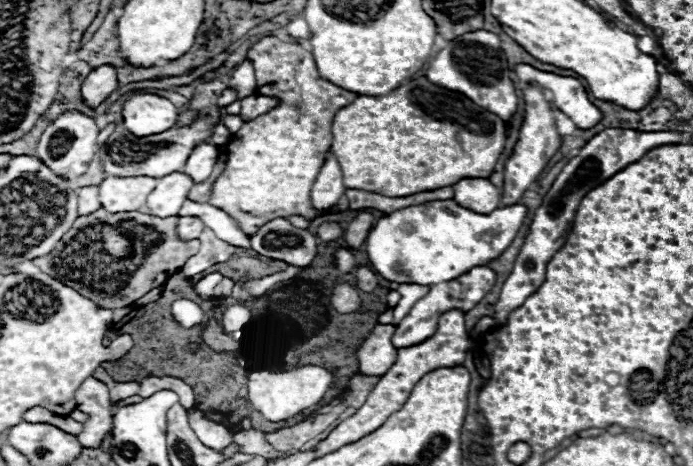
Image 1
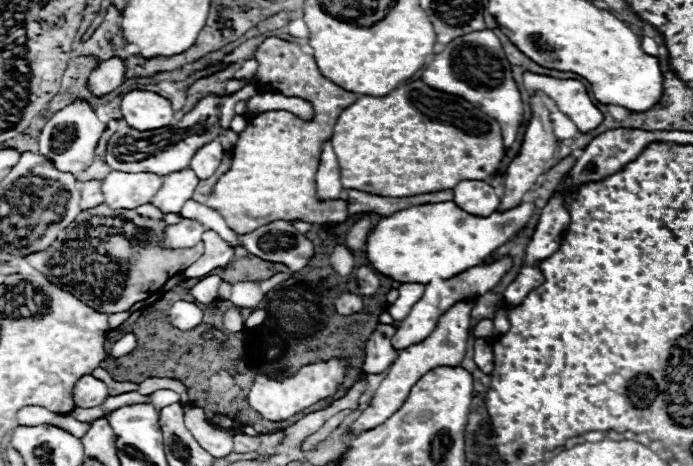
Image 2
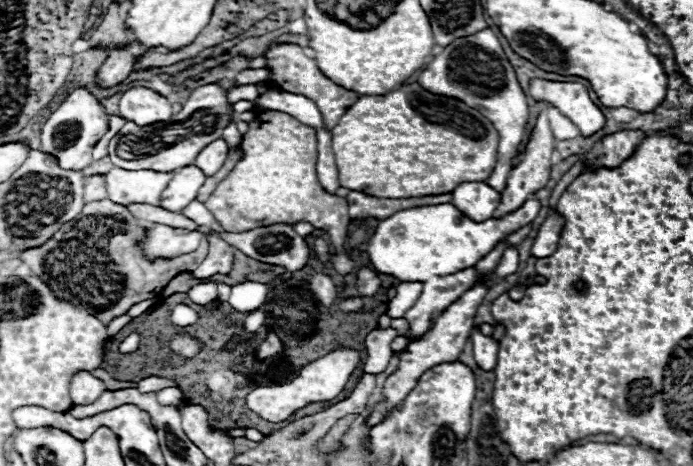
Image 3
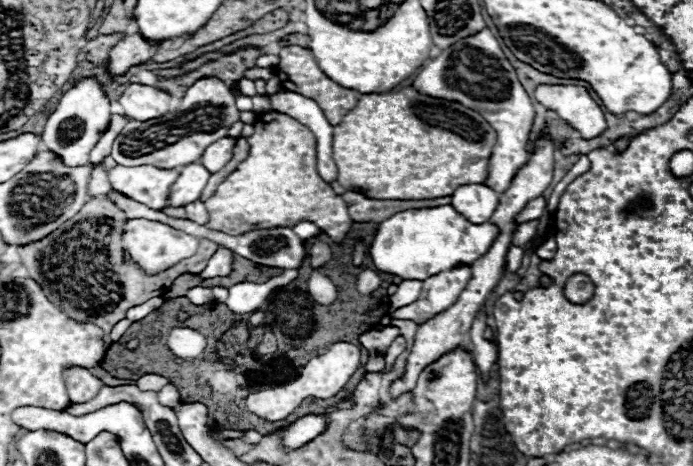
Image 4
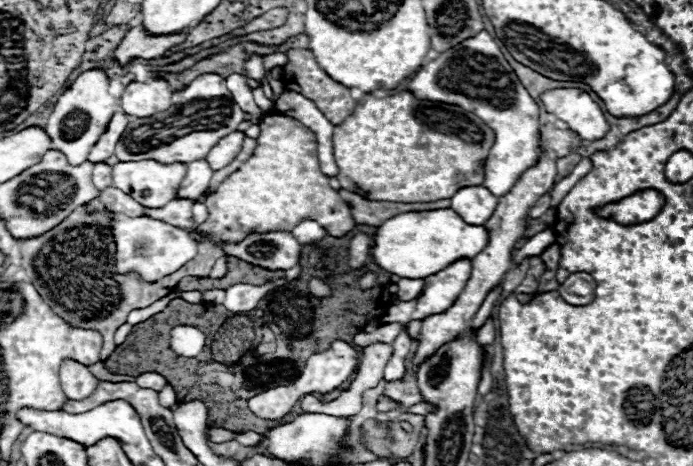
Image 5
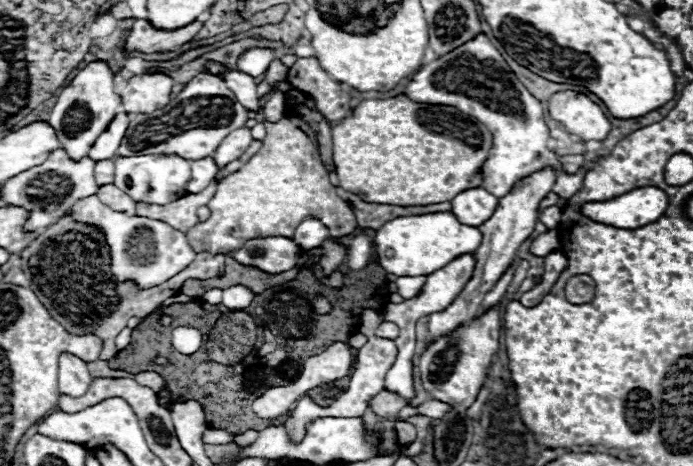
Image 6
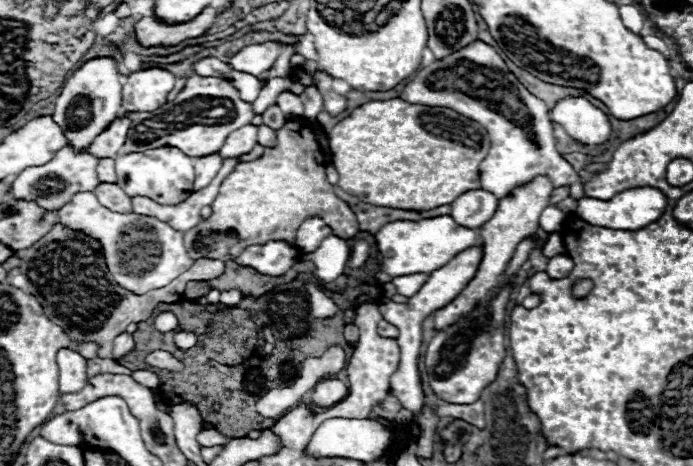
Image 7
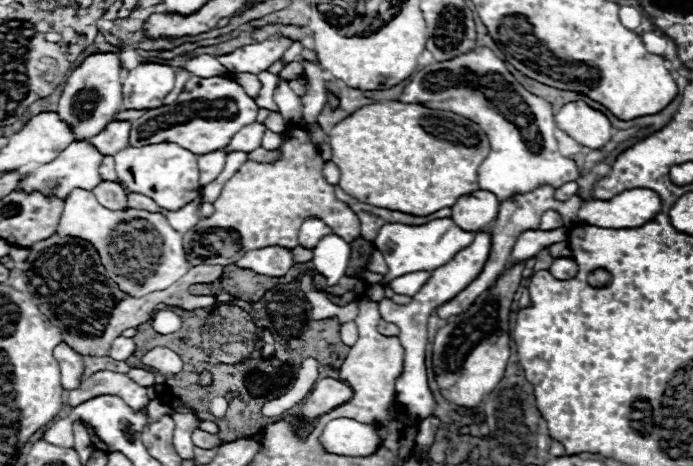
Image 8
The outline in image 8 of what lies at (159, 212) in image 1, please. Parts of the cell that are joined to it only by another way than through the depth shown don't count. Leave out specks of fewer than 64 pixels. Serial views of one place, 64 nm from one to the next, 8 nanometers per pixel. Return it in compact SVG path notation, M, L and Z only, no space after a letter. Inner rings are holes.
M214 150L214 152L210 152L210 154L198 156L200 184L206 186L206 184L210 184L214 178L218 178L218 174L224 170L224 162L226 162L226 150Z

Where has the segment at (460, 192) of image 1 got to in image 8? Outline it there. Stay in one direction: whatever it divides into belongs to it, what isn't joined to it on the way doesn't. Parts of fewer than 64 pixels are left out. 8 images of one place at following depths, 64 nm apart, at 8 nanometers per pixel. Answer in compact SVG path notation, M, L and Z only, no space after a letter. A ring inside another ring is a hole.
M476 190L472 194L458 198L458 202L452 206L452 220L462 230L476 232L496 218L498 206L500 202L492 192Z

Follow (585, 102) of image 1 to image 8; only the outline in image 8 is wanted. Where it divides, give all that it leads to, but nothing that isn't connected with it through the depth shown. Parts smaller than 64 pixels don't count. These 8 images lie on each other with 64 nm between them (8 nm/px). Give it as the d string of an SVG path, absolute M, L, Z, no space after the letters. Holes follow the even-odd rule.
M570 102L562 106L554 118L558 128L574 138L580 146L598 150L612 138L610 120L584 102Z

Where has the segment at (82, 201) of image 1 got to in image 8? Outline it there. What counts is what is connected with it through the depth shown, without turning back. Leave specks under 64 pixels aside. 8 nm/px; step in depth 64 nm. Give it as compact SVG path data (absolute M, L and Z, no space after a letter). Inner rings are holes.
M104 156L102 164L100 164L100 178L102 180L110 180L110 182L118 180L116 170L114 170L114 156Z

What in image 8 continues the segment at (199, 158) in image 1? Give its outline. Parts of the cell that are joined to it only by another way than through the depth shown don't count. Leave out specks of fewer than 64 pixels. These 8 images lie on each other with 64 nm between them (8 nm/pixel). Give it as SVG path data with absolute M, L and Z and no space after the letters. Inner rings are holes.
M254 122L254 124L242 128L232 138L232 142L226 146L226 150L246 150L246 152L252 152L252 150L262 146L264 132L266 132L266 126L262 122Z

